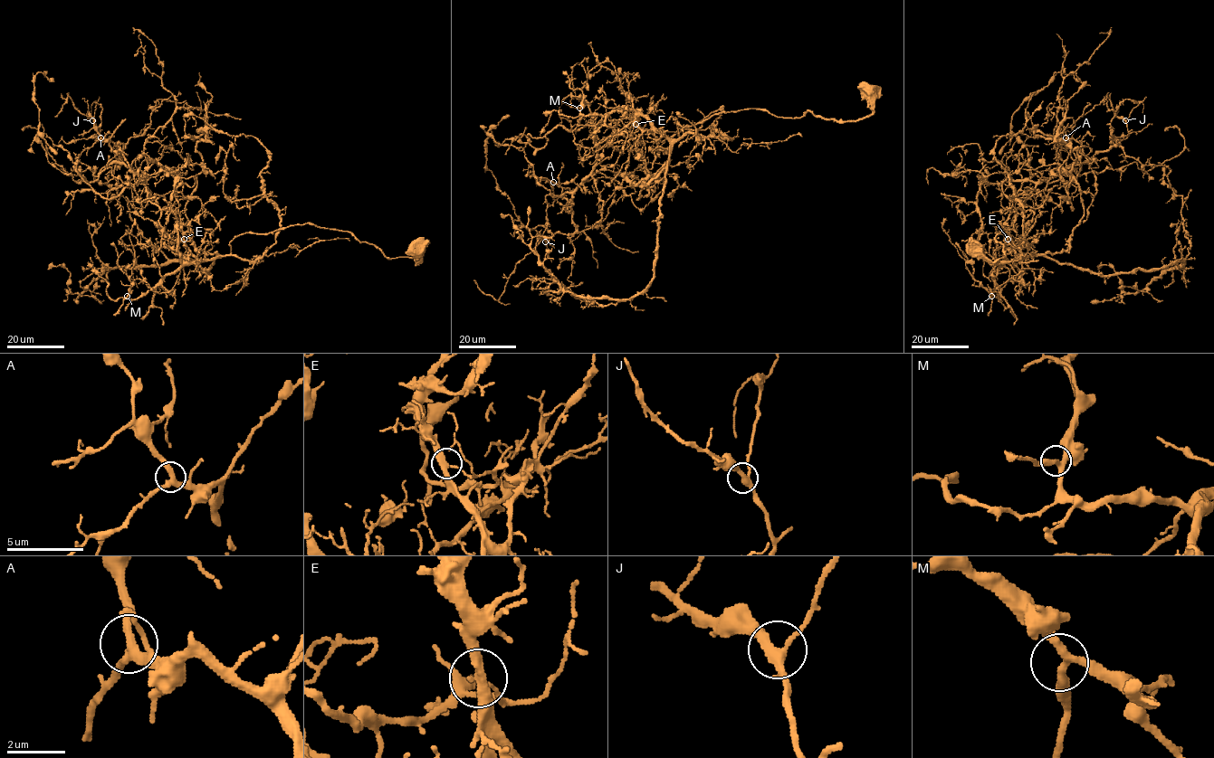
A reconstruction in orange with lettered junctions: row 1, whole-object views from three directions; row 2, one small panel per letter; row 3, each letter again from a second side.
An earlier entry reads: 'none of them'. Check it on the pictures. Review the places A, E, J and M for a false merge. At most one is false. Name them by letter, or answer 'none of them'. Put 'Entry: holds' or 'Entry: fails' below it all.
E
Entry: fails

